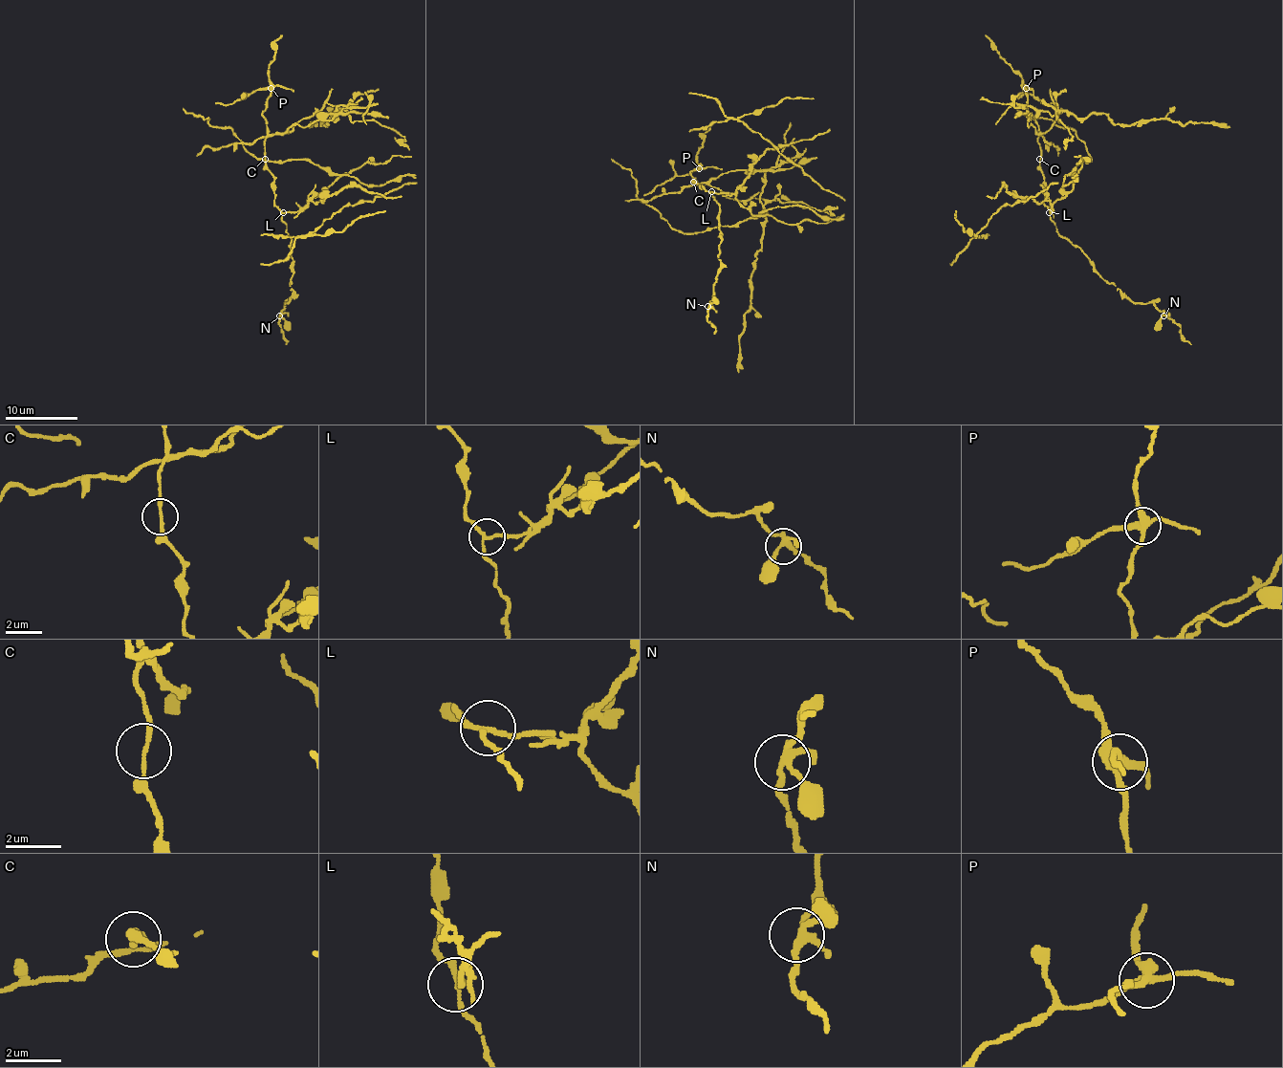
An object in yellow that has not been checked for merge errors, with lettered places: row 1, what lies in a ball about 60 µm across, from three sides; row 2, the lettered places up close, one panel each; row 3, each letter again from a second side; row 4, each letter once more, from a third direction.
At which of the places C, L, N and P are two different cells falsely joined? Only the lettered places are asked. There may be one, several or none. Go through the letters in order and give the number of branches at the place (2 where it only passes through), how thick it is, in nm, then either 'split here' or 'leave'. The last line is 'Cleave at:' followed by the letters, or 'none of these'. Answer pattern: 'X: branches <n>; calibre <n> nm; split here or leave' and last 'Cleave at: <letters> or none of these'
C: branches 2; calibre 150 nm; leave
L: branches 3; calibre 150 nm; split here
N: branches 4; calibre 240 nm; leave
P: branches 4; calibre 360 nm; split here
Cleave at: L, P

